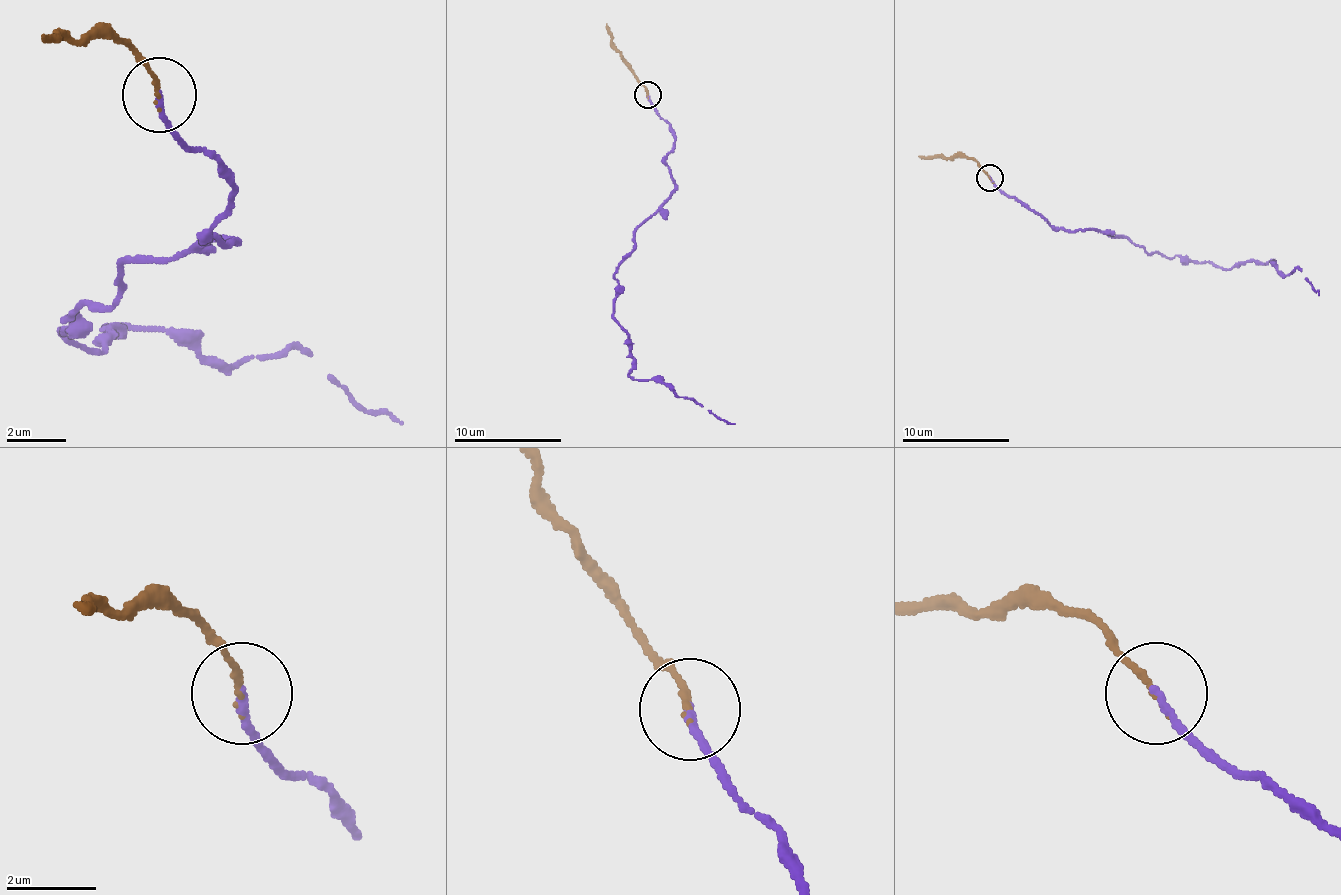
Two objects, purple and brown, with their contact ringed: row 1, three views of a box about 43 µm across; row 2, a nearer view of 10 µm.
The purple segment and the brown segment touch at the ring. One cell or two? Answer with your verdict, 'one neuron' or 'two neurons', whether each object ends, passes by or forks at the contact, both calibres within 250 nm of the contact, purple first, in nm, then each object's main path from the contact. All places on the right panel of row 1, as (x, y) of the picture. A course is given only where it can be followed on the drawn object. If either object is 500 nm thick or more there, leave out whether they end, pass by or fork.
one neuron; purple ends; brown ends; calibres 170 and 140 nm; course purple (989, 178), (1053, 226), (1088, 229), (1222, 269), (1275, 261), (1283, 274), (1299, 269), (1318, 296); course brown (989, 178), (965, 157), (919, 157)

